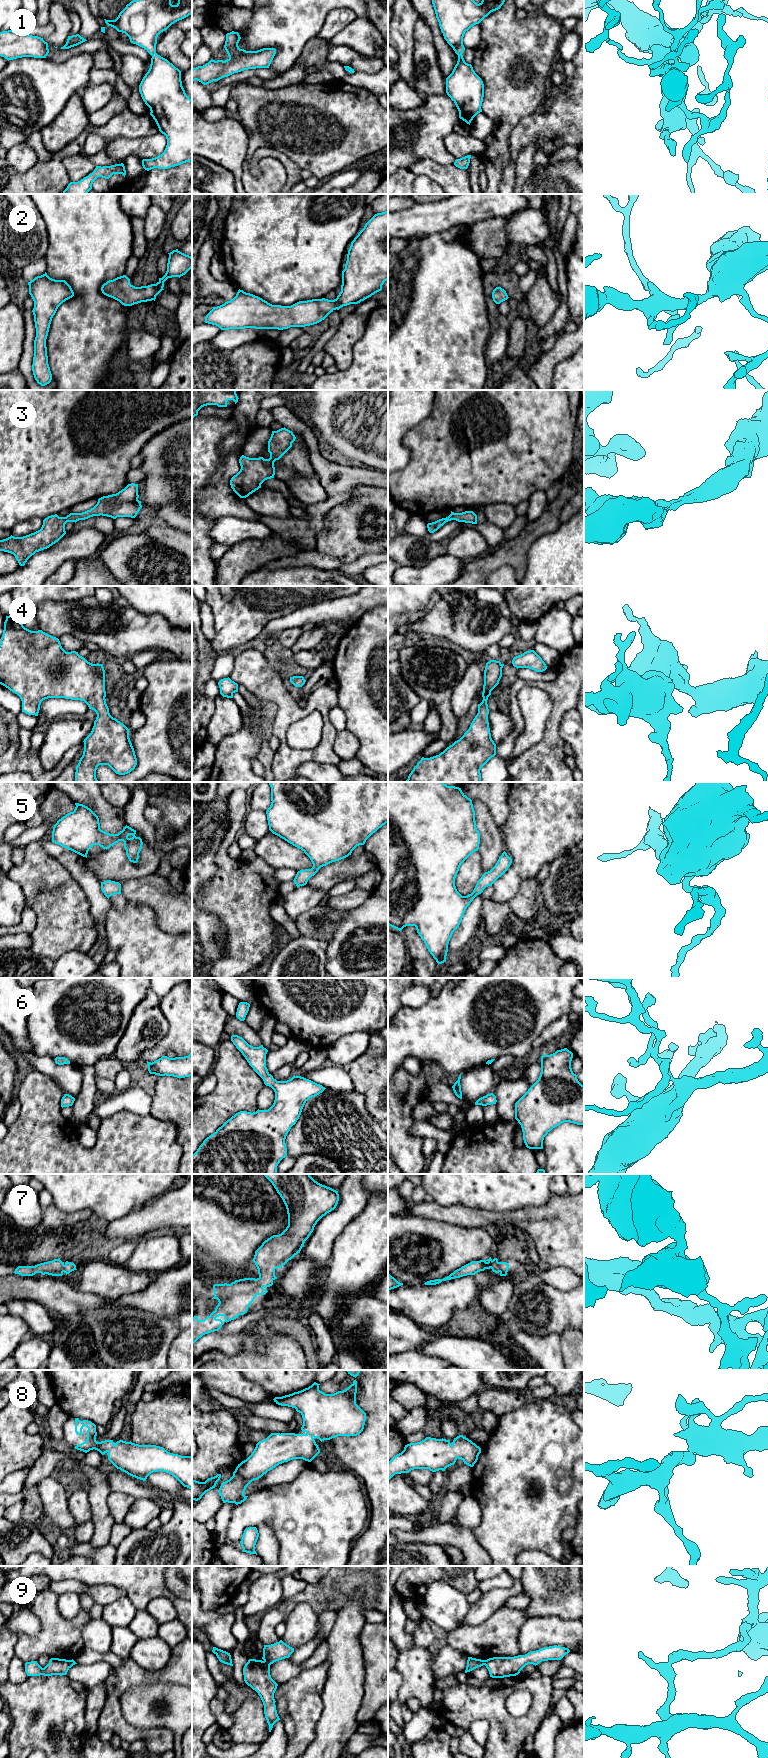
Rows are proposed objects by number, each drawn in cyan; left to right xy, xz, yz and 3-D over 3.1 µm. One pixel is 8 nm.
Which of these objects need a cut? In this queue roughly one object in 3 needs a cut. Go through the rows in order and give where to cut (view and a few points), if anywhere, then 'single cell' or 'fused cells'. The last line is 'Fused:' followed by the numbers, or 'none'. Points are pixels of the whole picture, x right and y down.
1: no cut | single cell
2: no cut | single cell
3: no cut | single cell
4: no cut | single cell
5: no cut | single cell
6: no cut | single cell
7: no cut | single cell
8: no cut | single cell
9: xz (263, 1661), (269, 1665) | fused cells
Fused: 9

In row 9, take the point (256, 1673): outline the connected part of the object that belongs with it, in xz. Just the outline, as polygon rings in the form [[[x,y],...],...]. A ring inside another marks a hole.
[[[249,1659],[243,1668],[245,1683],[255,1690],[264,1705],[264,1714],[271,1732],[273,1725],[280,1720],[274,1699],[278,1684],[271,1678],[270,1665],[262,1660]]]

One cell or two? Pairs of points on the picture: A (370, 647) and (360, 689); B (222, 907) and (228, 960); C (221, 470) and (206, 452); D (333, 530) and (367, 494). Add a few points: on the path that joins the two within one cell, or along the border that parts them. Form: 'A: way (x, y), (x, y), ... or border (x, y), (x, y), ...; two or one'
A: way (368, 657), (364, 670), (364, 679); one
B: way (232, 920), (232, 947); one
C: border (221, 442), (218, 450), (222, 461), (205, 485); two
D: way (342, 521), (360, 503); one

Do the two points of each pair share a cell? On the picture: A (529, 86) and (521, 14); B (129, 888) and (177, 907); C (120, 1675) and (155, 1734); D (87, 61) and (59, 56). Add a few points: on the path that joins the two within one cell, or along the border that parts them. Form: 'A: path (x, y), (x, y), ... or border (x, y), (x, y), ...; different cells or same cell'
A: border (515, 10), (515, 16), (523, 20); different cells
B: path (141, 891), (155, 891), (165, 900); same cell
C: path (114, 1696), (114, 1717), (131, 1734), (134, 1734); same cell
D: border (90, 52), (81, 52), (59, 62), (45, 58); different cells

